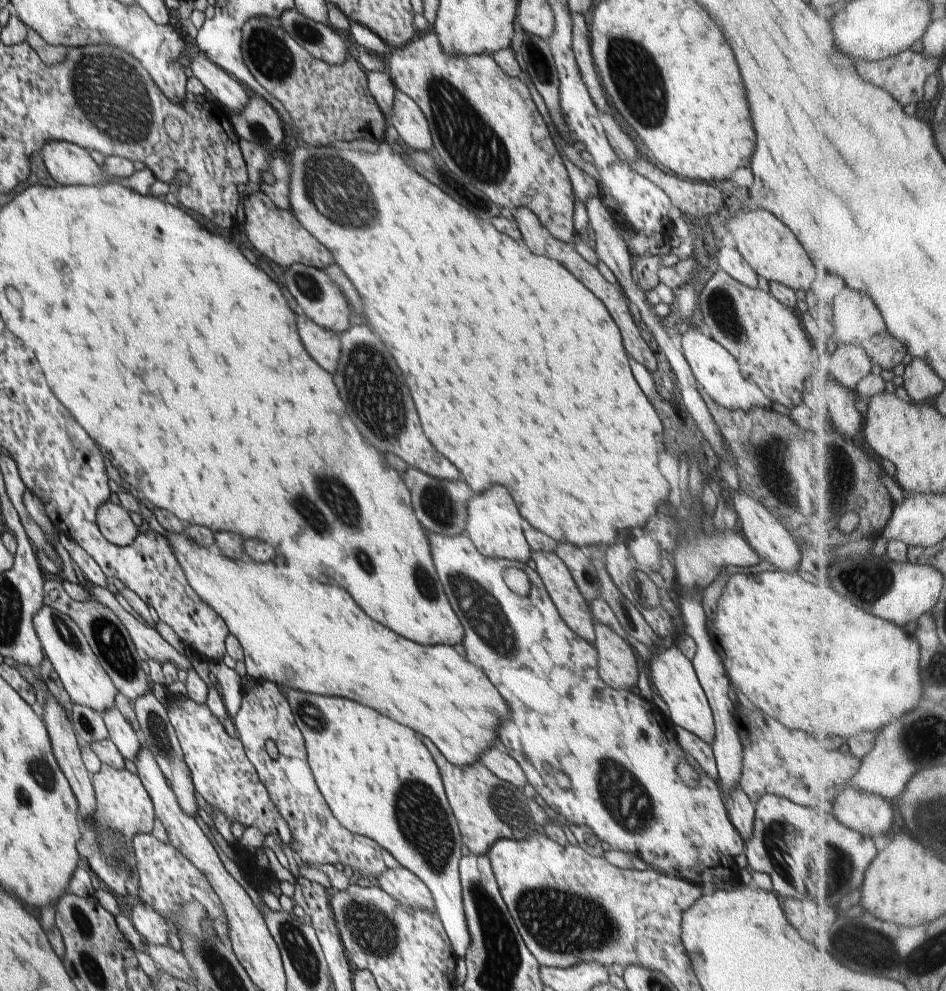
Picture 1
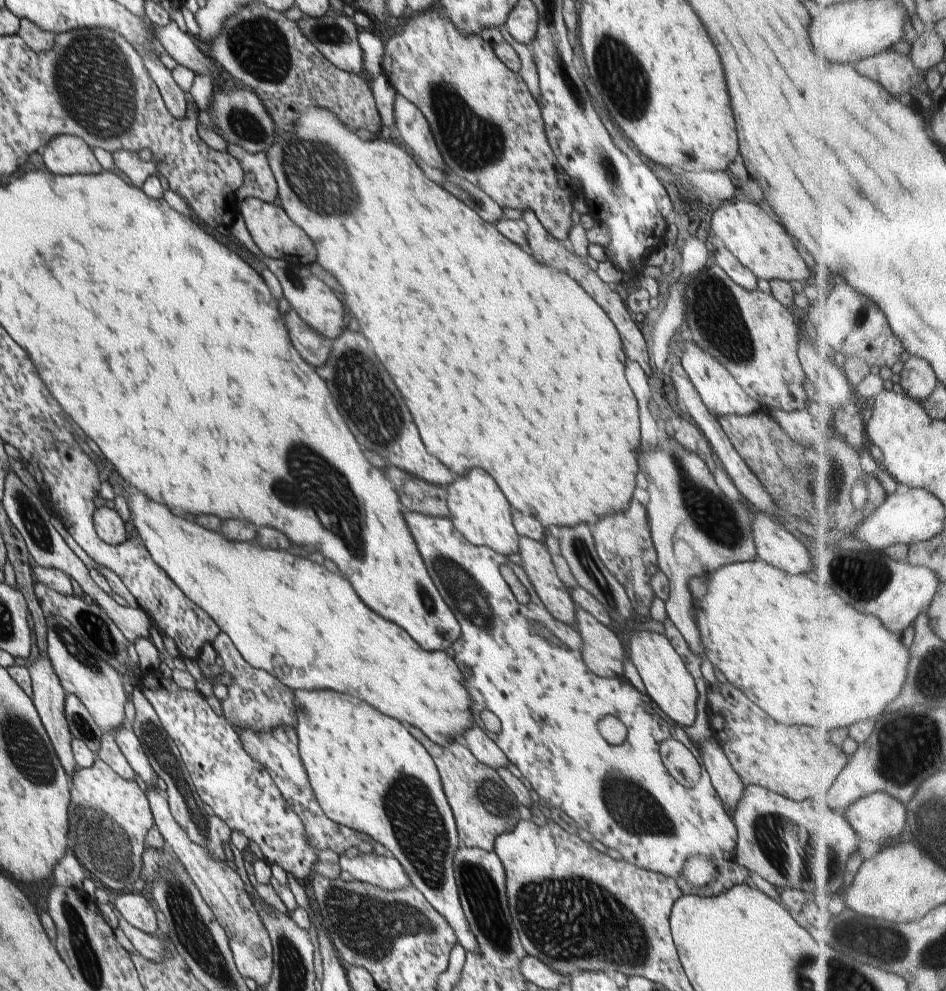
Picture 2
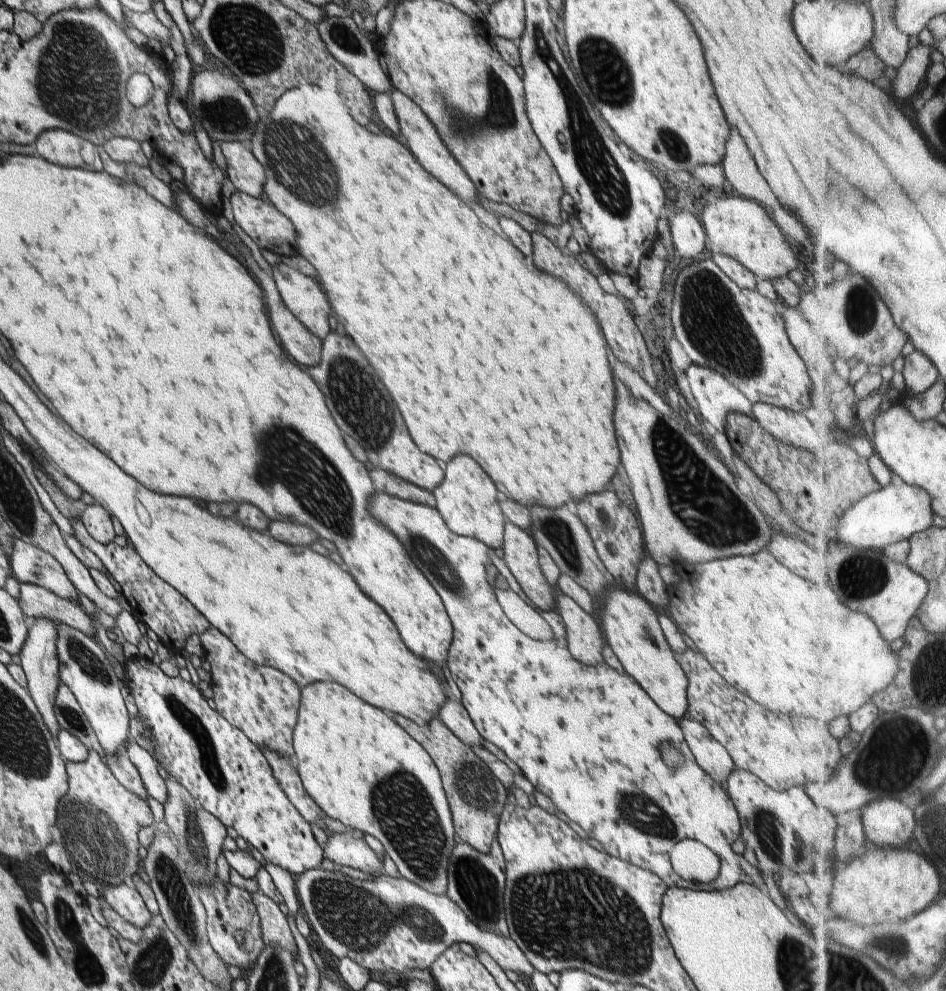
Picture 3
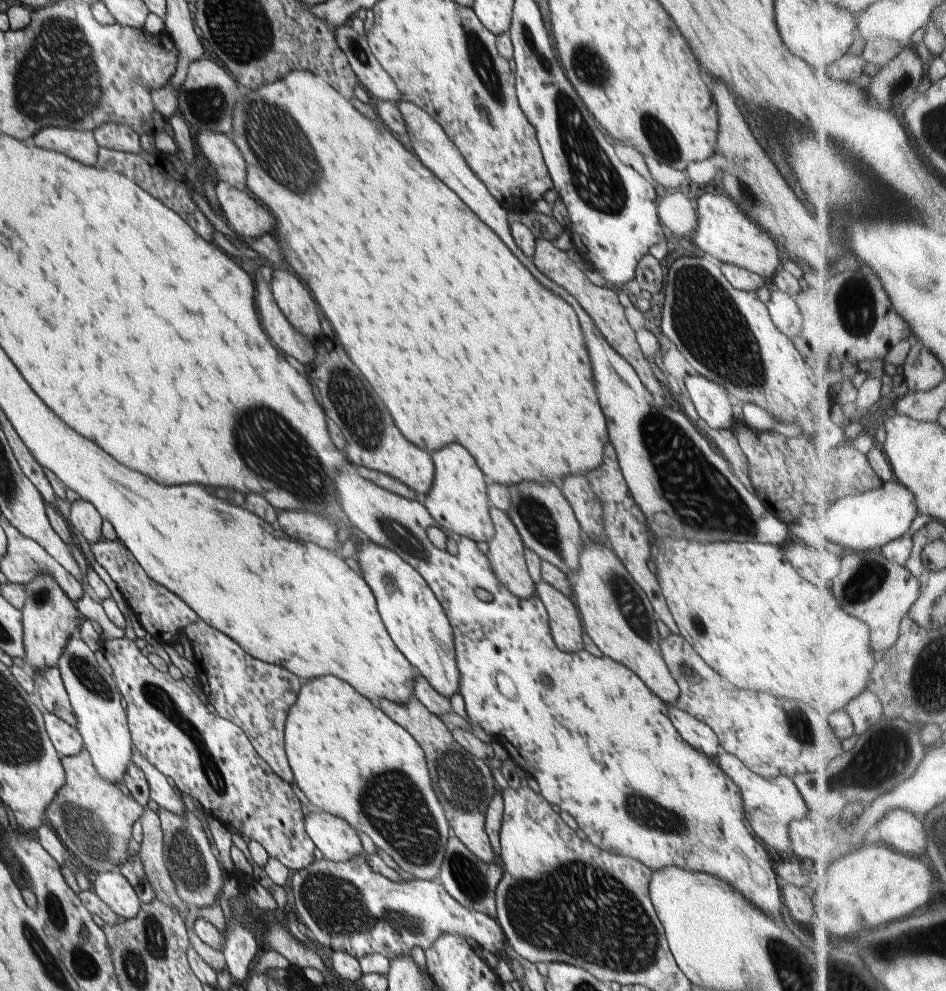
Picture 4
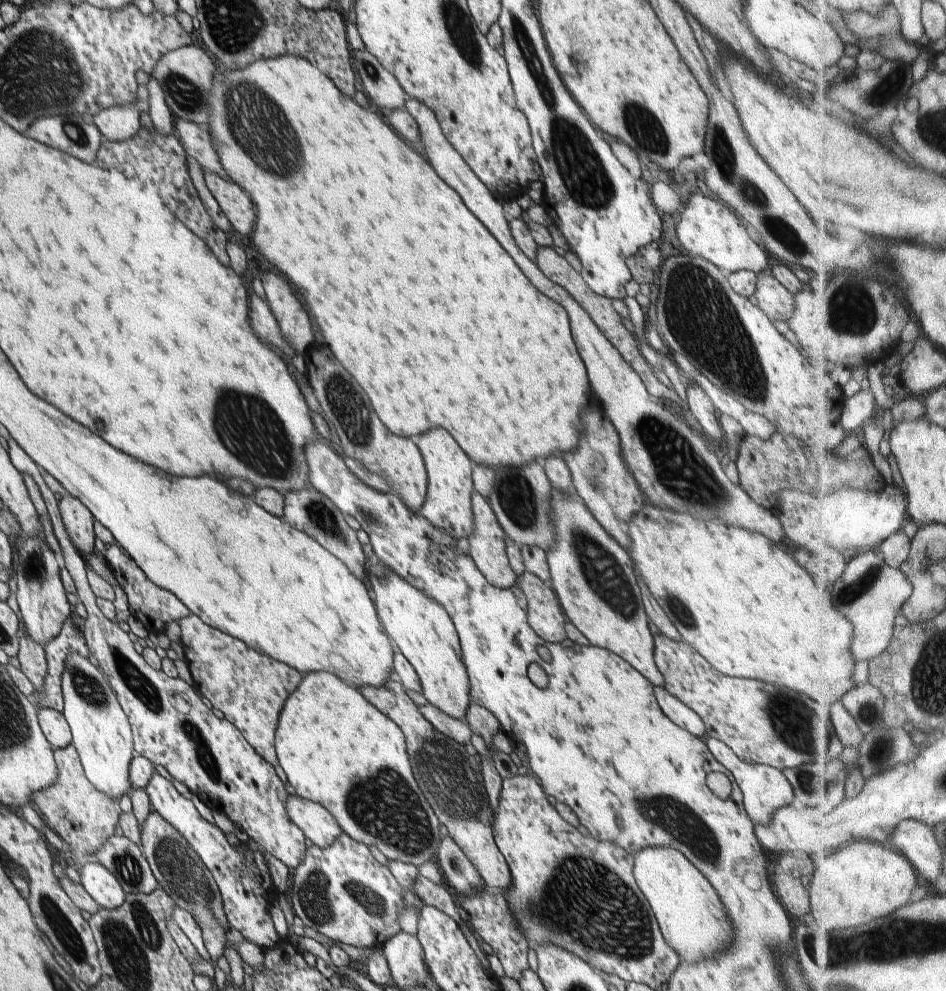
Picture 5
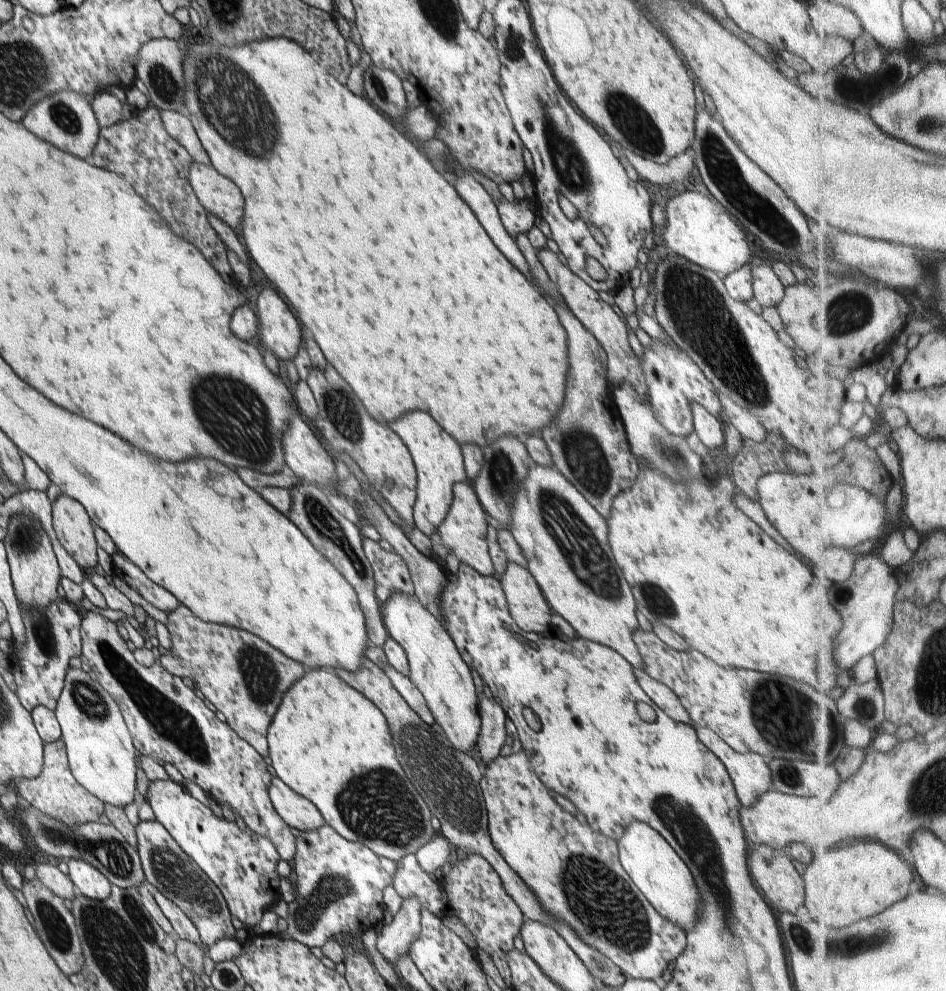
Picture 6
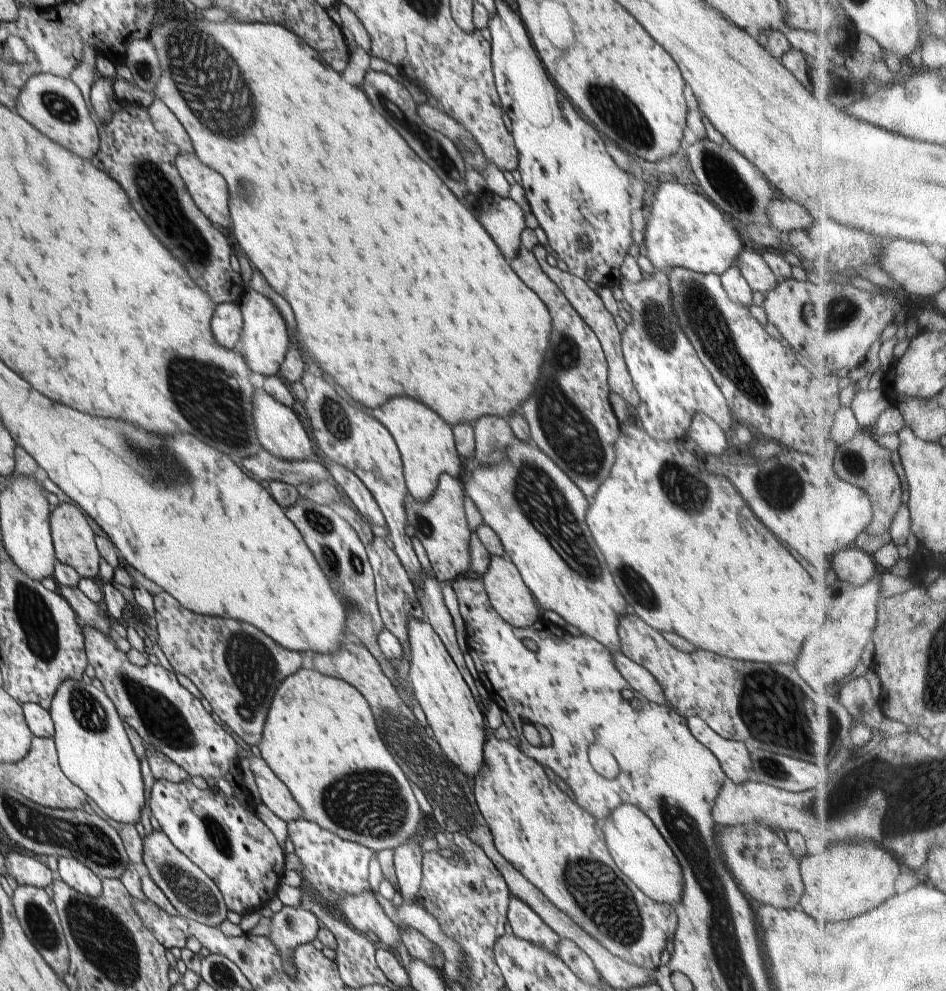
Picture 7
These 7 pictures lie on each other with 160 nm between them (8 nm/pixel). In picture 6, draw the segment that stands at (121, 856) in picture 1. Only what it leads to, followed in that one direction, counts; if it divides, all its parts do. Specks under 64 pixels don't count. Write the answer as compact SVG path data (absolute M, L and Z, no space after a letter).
M62 740L44 744L44 764L36 778L20 778L13 783L16 794L26 799L35 810L56 818L68 826L99 822L104 814L104 803L86 791L70 772L65 744Z

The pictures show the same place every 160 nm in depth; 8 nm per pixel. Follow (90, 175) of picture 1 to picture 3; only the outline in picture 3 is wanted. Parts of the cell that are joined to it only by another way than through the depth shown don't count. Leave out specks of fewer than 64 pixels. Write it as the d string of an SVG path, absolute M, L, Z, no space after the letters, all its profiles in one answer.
M50 129L40 134L35 143L38 154L55 165L89 171L103 170L97 146L73 132Z

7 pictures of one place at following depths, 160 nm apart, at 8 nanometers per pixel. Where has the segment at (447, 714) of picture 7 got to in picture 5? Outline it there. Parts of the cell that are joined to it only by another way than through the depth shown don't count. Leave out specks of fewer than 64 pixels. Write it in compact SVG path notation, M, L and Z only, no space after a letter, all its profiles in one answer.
M371 560L367 574L373 578L370 586L380 622L392 645L408 659L419 676L422 694L430 705L448 716L462 719L471 705L470 681L463 663L459 636L448 611L422 589L404 580L390 566Z

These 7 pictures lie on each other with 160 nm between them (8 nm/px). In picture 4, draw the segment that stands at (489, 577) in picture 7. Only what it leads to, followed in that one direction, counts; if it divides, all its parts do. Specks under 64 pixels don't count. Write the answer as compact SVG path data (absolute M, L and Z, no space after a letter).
M546 581L535 584L535 594L547 608L550 630L557 647L565 653L584 651L581 614L572 598Z

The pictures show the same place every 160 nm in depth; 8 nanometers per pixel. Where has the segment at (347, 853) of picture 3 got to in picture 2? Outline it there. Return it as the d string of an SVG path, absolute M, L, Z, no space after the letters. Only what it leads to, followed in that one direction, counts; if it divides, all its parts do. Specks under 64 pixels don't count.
M374 852L358 854L355 858L342 854L339 856L339 865L342 873L350 879L364 881L387 891L399 891L412 886L403 864L394 857L376 856Z

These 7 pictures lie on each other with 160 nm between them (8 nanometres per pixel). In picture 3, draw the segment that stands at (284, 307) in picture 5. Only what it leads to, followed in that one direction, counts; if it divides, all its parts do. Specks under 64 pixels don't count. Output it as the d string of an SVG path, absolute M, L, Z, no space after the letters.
M280 263L273 267L273 279L285 305L320 340L330 334L330 302L316 280Z

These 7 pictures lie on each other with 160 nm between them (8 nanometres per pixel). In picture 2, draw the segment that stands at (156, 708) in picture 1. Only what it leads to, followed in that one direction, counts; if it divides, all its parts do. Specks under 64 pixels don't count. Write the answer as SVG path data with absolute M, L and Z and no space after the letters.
M135 687L132 696L136 710L136 718L134 725L132 725L133 731L142 743L152 768L160 775L161 785L167 795L169 809L173 817L182 828L185 828L188 836L198 846L206 848L212 856L226 861L222 847L224 843L230 841L231 828L221 818L218 818L216 815L210 816L204 810L204 802L199 798L198 792L192 785L187 766L179 755L179 748L161 725L159 716L154 707L149 703L149 700L138 687Z

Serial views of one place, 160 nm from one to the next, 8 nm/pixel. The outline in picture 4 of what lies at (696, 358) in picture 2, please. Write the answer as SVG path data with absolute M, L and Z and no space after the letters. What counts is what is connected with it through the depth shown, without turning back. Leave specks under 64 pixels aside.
M688 375L684 381L695 409L710 428L724 430L733 426L735 400L721 384L702 375Z

